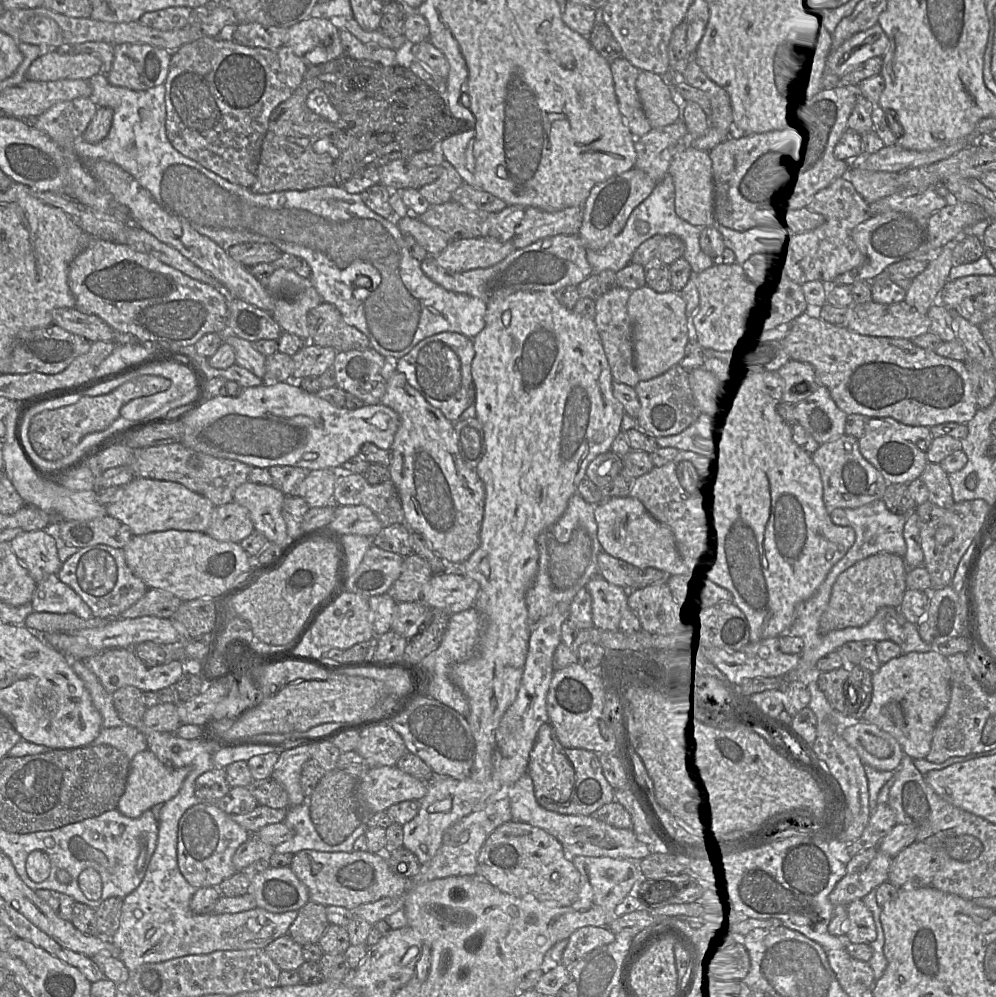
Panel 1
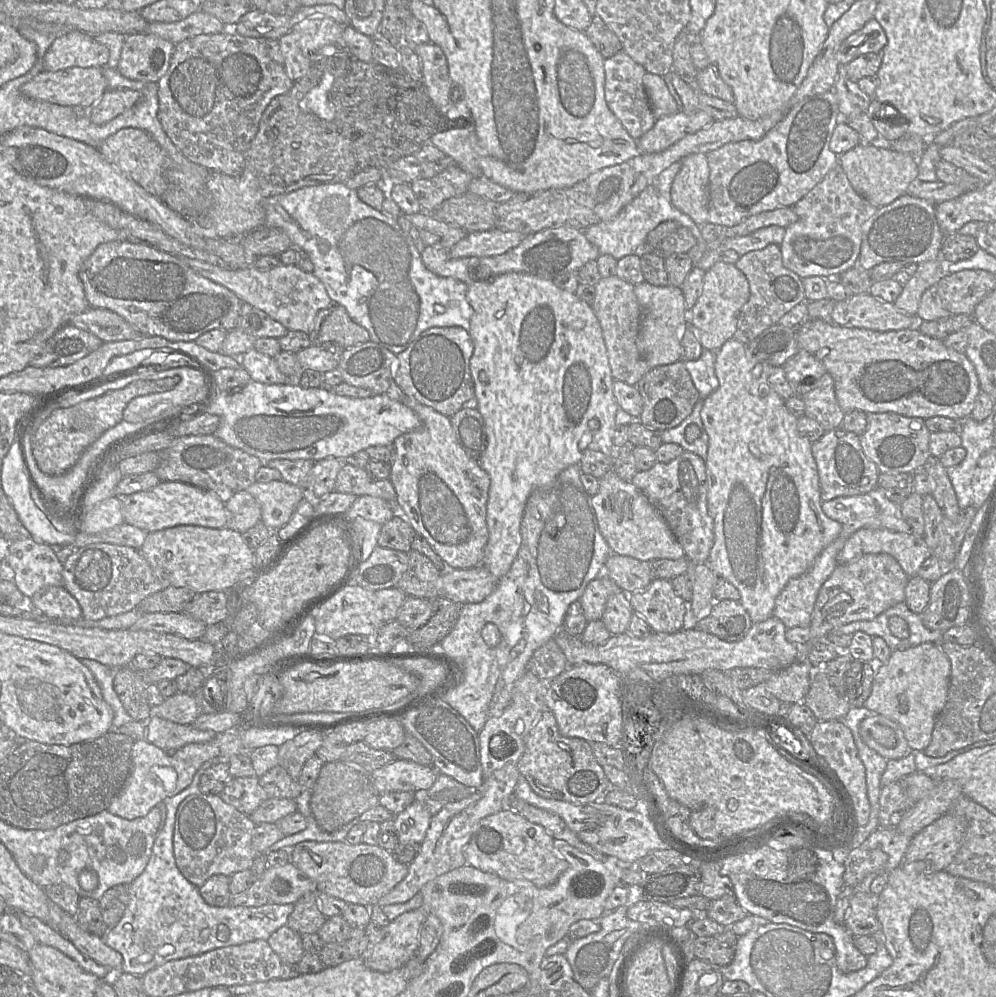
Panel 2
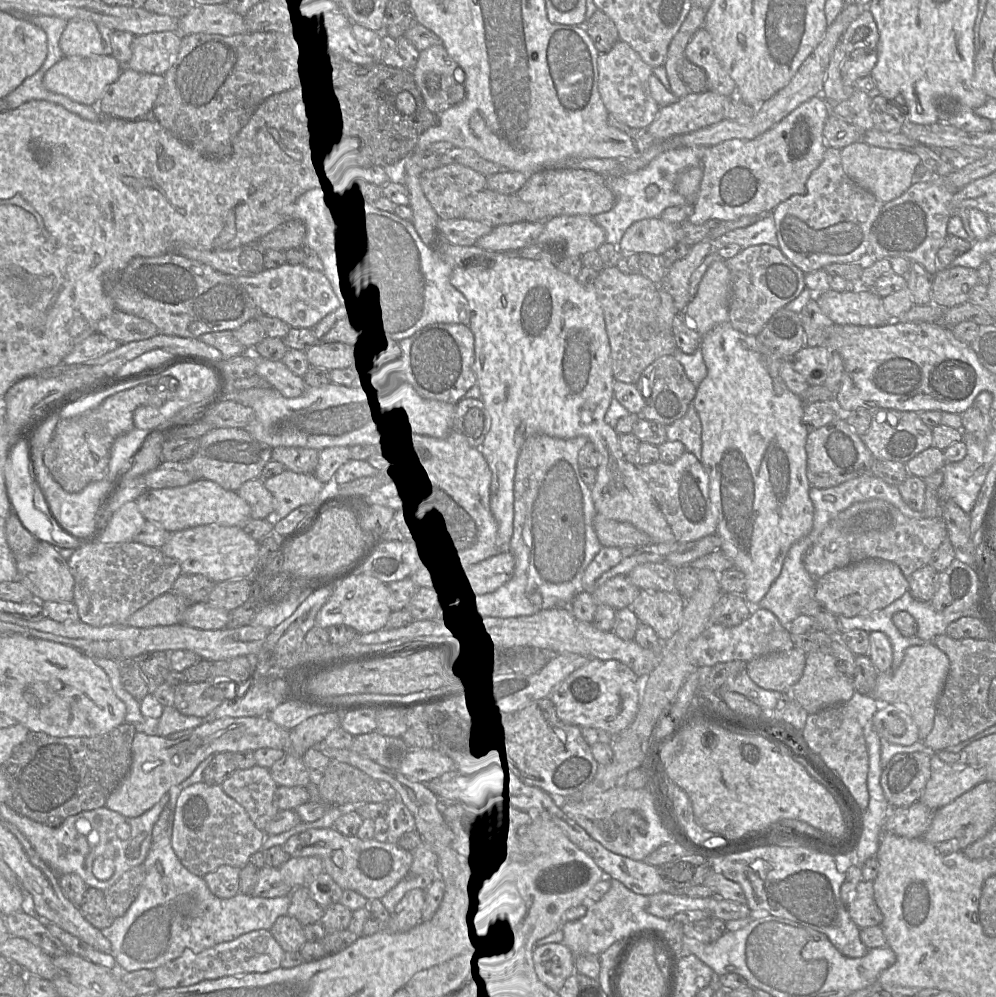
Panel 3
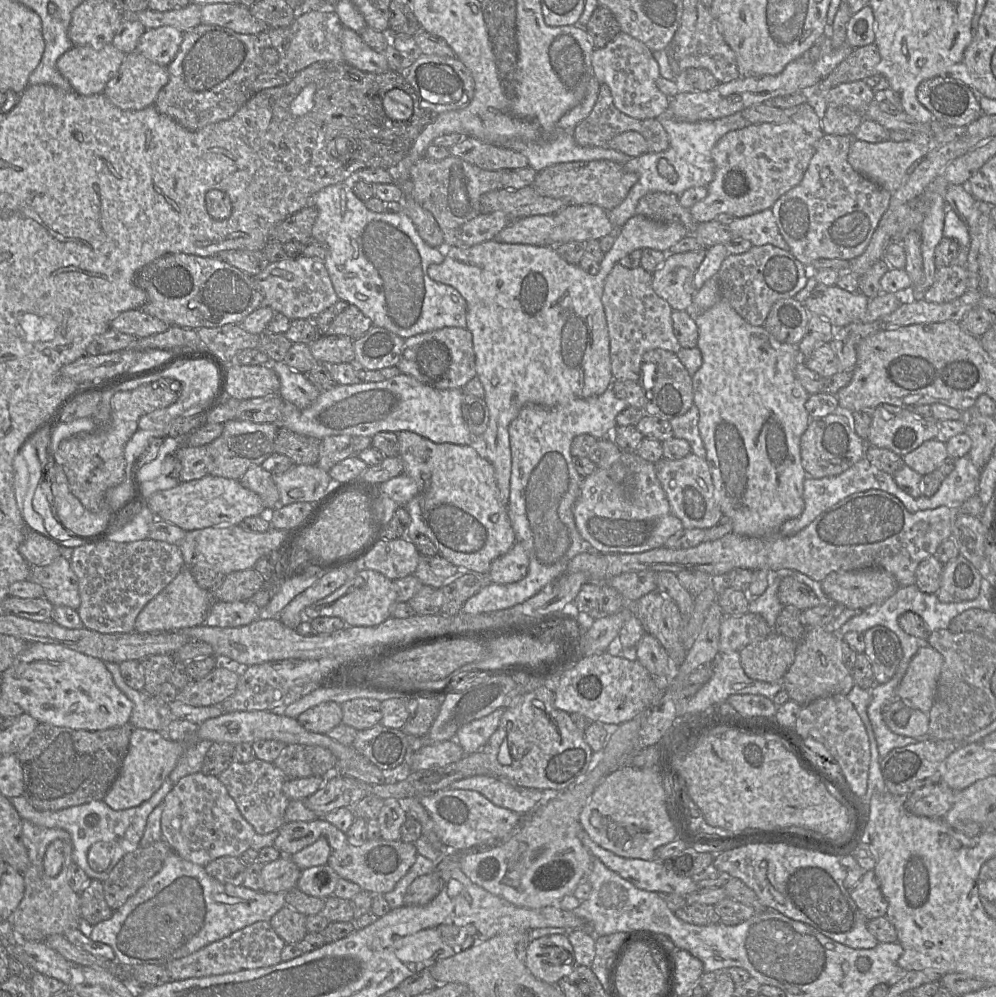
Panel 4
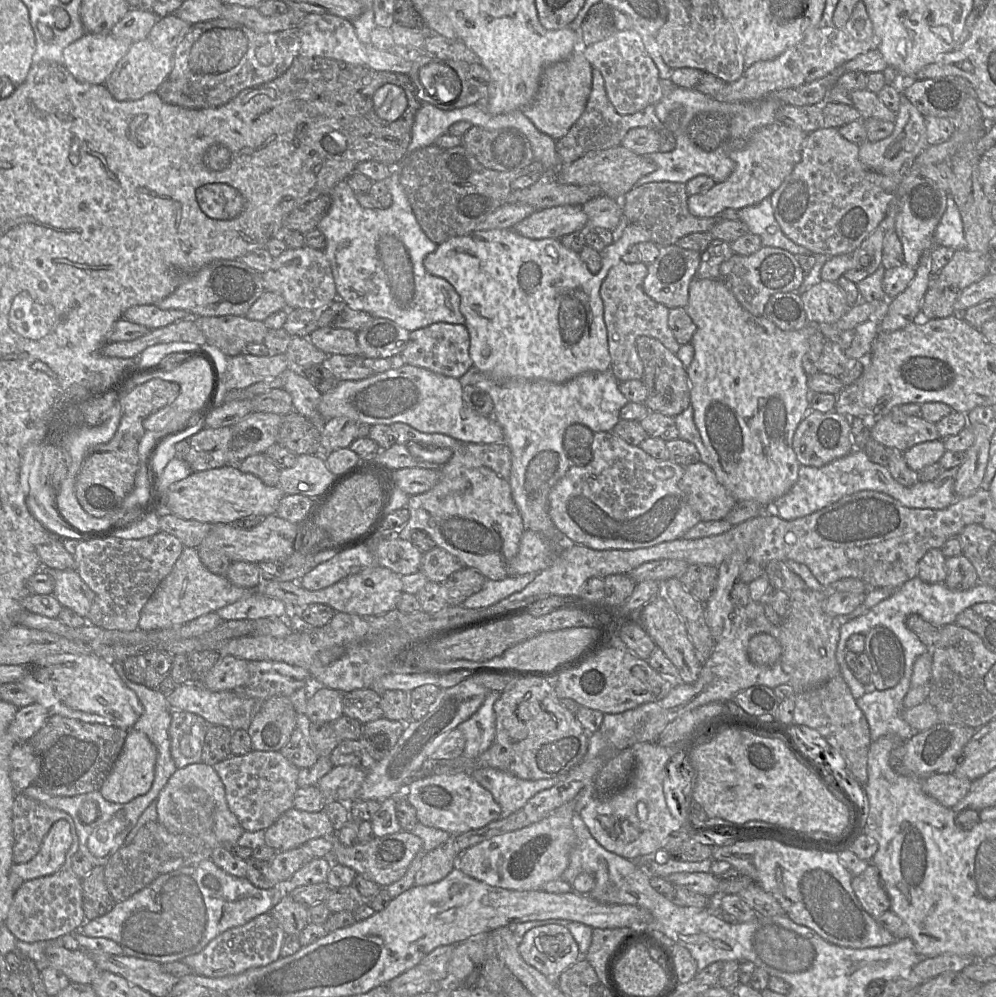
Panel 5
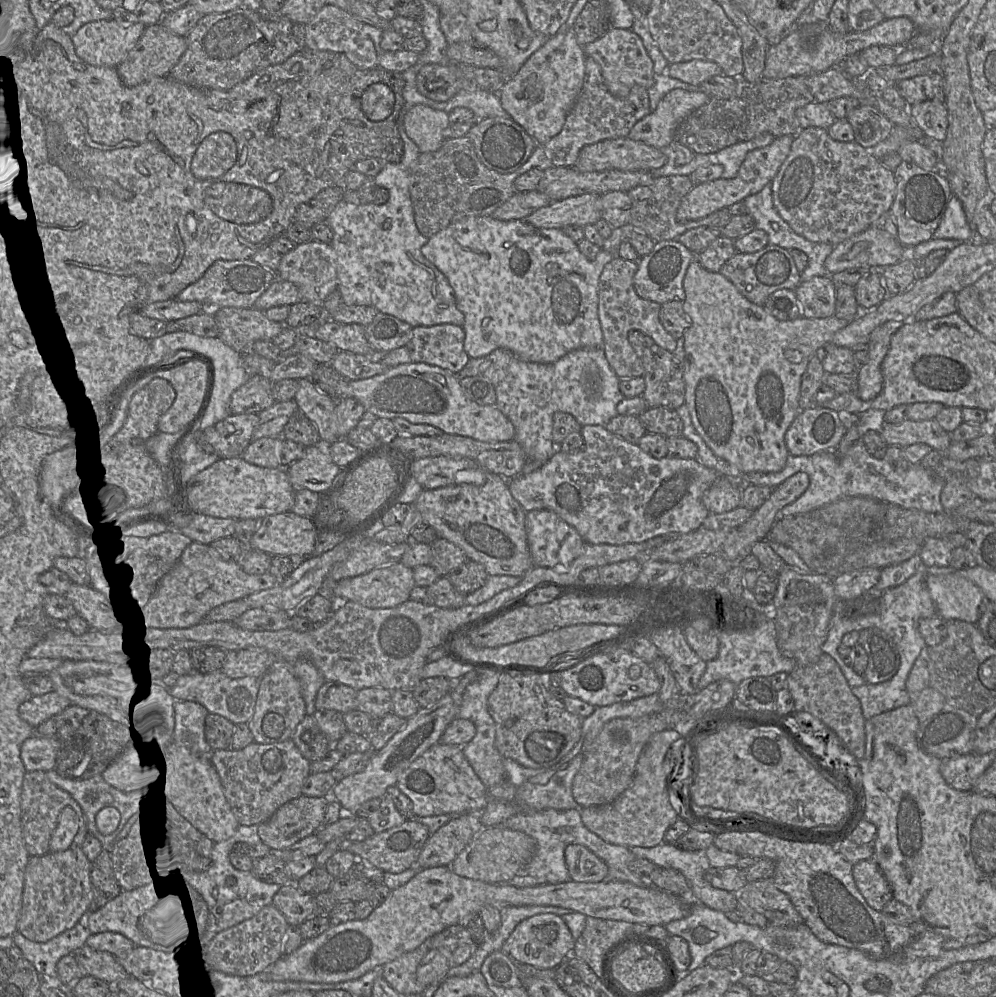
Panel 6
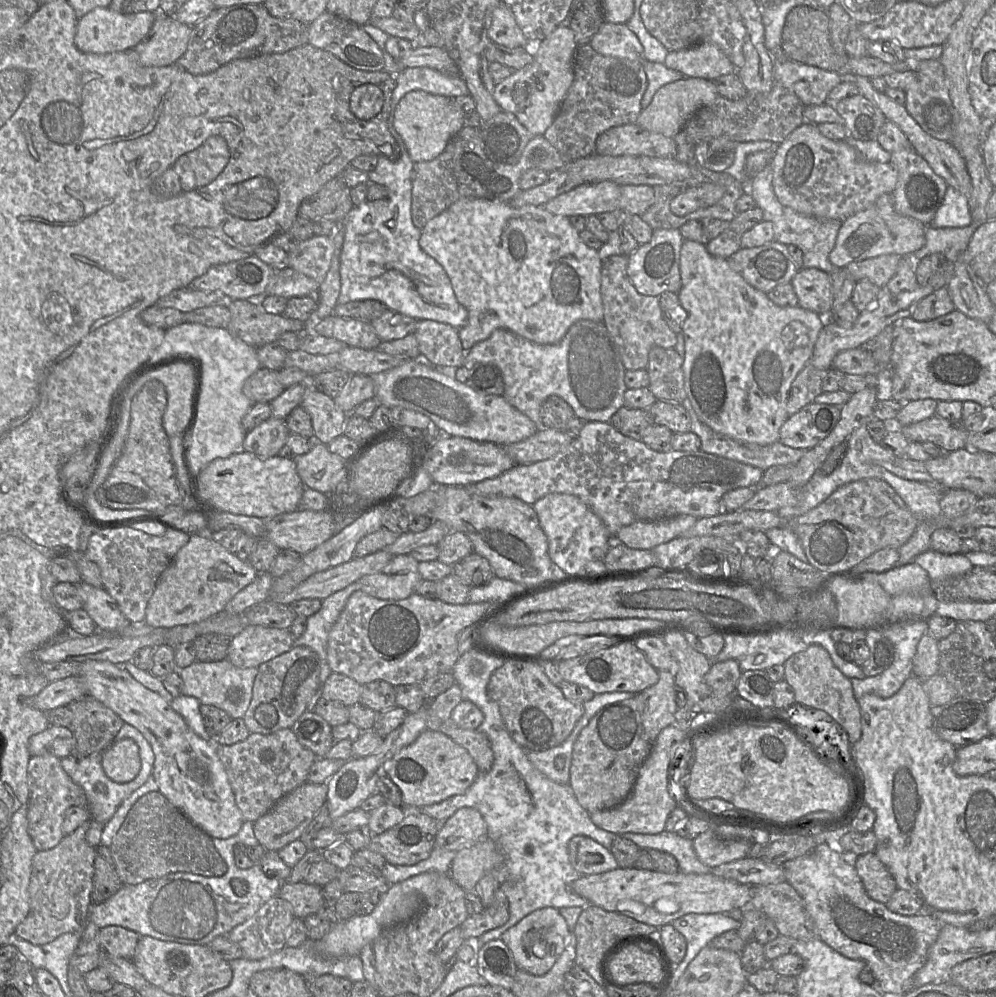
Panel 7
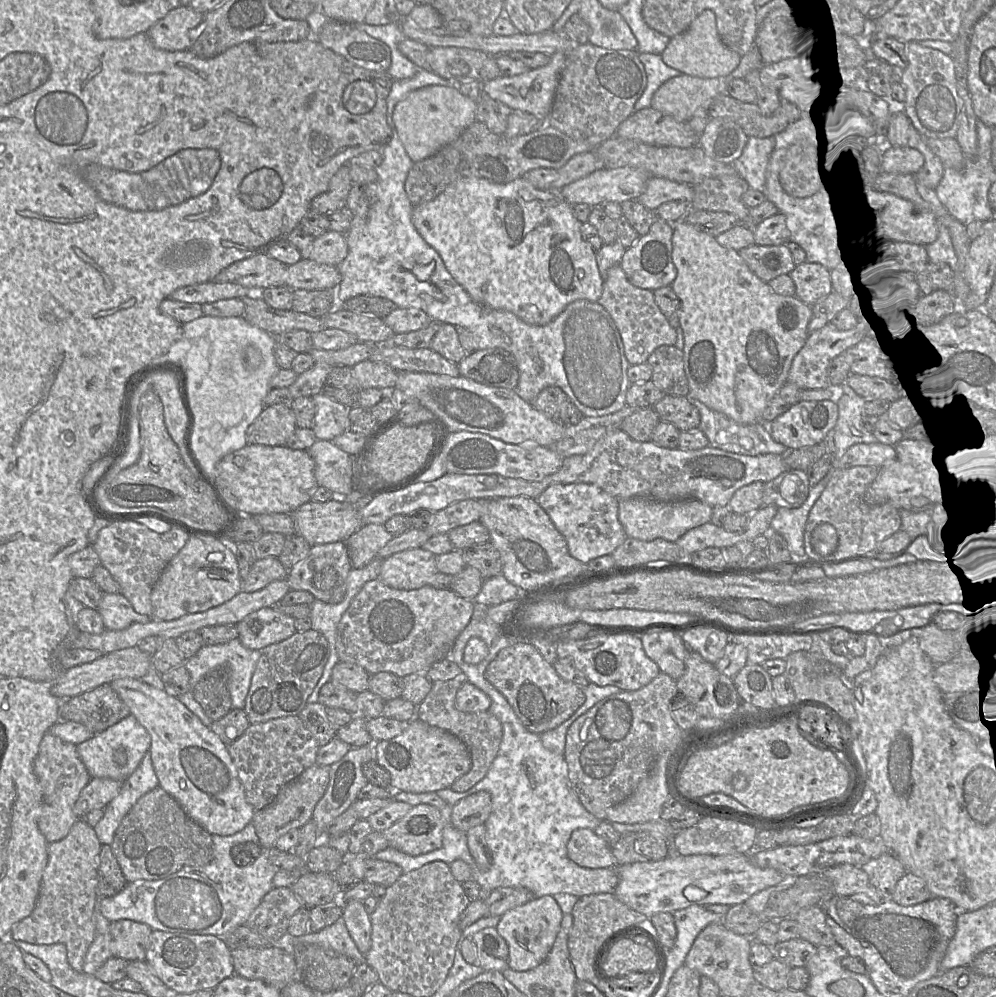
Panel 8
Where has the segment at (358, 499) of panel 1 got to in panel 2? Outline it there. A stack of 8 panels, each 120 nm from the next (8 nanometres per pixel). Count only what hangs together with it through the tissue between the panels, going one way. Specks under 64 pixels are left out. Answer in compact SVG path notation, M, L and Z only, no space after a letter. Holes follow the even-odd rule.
M344 462L337 475L334 491L357 497L374 496L396 505L396 492L390 479L375 480L365 468L357 468Z

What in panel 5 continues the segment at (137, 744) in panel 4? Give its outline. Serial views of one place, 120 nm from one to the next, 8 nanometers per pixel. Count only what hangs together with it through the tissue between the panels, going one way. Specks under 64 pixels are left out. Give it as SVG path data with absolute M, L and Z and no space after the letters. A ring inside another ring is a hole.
M130 729L121 754L100 788L101 795L109 802L120 804L128 803L134 798L144 795L152 786L156 760L157 749L147 735Z

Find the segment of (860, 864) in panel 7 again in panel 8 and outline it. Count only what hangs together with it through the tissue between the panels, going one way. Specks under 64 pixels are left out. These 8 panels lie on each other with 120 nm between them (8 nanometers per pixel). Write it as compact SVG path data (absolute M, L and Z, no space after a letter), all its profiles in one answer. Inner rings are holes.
M892 853L870 859L861 866L872 886L884 896L891 896L895 885L906 873L903 865Z

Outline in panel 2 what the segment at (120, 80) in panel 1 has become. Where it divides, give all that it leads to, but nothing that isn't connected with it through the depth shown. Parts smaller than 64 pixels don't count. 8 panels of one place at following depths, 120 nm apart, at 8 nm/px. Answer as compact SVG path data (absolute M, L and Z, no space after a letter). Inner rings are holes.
M155 34L127 35L116 69L128 79L158 83L169 69L175 46Z

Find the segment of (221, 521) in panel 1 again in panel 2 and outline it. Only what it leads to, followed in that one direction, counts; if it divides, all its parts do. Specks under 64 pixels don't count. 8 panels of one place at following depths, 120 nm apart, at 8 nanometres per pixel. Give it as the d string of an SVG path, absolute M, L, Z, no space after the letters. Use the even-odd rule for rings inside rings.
M247 490L234 494L225 502L225 507L230 513L226 528L244 533L261 521L261 507Z

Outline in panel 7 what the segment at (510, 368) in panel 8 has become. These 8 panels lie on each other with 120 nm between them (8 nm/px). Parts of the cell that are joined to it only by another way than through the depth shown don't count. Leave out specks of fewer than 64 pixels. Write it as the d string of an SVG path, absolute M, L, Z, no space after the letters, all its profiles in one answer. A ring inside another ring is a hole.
M476 363L471 367L460 366L455 370L455 379L481 394L504 394L502 373L492 363Z

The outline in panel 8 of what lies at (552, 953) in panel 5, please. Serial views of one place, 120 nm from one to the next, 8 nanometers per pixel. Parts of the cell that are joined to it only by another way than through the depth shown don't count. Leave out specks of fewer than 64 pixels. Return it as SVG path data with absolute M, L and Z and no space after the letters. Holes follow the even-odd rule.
M553 896L533 897L525 904L505 912L496 926L509 949L508 968L527 971L541 964L549 954L559 932L563 912Z

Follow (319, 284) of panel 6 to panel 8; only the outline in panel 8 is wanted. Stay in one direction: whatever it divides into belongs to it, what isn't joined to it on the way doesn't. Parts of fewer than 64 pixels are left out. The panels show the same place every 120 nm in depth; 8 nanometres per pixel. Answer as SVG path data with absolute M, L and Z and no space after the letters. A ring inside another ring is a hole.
M327 230L316 237L303 257L317 263L338 266L348 254L346 234Z

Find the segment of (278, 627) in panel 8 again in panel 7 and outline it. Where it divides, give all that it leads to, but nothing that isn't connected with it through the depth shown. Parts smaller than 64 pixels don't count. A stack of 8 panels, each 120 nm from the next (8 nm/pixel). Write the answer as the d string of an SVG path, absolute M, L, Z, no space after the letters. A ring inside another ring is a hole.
M246 625L232 638L227 658L238 668L258 668L293 646L294 636L290 629Z

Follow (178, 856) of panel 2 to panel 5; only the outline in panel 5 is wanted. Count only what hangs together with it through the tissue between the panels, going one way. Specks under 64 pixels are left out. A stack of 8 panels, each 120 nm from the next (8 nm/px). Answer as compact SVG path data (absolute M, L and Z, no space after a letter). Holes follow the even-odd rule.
M204 762L177 769L159 793L156 802L157 821L170 833L198 837L212 849L237 846L245 831L228 807L223 782L214 768Z

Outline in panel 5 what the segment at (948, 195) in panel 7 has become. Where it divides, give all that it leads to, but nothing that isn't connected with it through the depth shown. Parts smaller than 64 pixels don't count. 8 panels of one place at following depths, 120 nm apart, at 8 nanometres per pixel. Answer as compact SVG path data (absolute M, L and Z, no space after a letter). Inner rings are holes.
M951 197L948 199L947 208L935 230L934 245L950 247L954 250L967 247L961 214Z

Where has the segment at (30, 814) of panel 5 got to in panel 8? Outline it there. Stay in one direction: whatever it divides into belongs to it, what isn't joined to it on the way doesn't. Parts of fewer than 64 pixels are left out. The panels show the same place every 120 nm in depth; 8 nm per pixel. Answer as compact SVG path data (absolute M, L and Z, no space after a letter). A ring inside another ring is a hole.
M47 731L34 760L33 770L42 791L38 828L49 844L64 839L79 820L74 813L74 805L84 787L92 779L76 747L77 745L65 742Z

